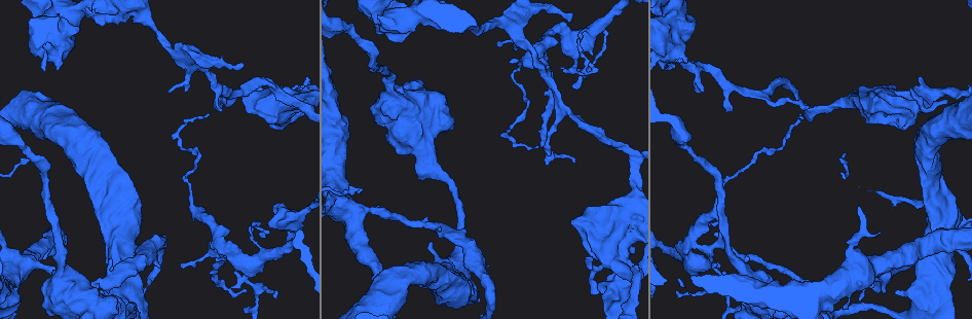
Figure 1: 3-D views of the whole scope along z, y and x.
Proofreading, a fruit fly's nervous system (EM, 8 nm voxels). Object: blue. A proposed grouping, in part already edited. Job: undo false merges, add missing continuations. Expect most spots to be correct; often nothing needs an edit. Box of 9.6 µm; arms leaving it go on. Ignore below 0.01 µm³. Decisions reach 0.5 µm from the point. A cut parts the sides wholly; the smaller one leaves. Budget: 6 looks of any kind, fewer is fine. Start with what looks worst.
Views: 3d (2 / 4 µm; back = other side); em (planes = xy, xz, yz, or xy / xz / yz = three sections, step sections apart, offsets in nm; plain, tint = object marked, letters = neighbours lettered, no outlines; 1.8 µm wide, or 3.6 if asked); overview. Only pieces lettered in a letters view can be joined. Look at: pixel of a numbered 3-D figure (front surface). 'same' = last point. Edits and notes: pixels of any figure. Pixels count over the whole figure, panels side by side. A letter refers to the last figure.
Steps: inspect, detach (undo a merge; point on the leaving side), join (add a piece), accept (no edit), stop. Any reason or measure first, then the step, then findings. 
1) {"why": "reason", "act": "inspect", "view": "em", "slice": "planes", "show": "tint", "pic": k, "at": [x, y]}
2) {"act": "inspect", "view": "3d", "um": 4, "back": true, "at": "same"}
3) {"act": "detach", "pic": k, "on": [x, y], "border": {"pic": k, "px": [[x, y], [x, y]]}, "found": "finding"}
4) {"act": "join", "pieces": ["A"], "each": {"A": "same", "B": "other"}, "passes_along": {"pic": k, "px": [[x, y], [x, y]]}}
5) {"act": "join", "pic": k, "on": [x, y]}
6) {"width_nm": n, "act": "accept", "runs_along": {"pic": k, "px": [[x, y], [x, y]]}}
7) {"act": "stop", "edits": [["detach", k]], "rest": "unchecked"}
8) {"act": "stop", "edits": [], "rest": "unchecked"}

{"why": "sudden change in width", "act": "inspect", "view": "3d", "um": 2, "pic": 1, "at": [49, 57]}

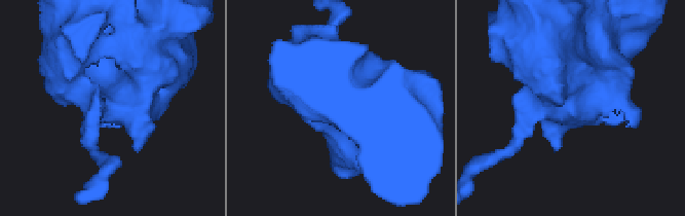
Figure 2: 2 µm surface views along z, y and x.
{"why": "need the tissue", "act": "inspect", "view": "em", "slice": "planes", "show": "letters", "pic": 2, "at": [112, 102]}

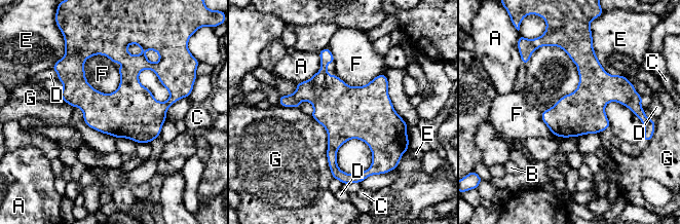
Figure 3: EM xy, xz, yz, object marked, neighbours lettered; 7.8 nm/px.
{"longest_contact_nm": ["G", 550], "act": "accept", "each": {"A": "other", "B": "other", "C": "other", "D": "other", "E": "other", "F": "other", "G": "other"}, "border": {"pic": 3, "px": [[87, 58], [86, 81], [116, 90]]}, "found": "continuous, no second neuron"}

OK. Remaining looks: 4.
{"act": "inspect", "view": "3d", "um": 4, "back": true, "pic": 1, "at": [63, 280]}

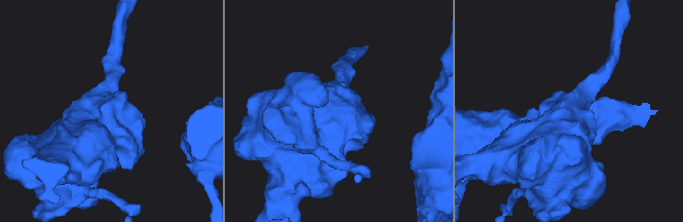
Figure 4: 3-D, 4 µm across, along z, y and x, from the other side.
{"act": "inspect", "view": "em", "um": 3.6, "slice": "yz", "step": 8, "show": "letters", "pic": 4, "at": [572, 109]}

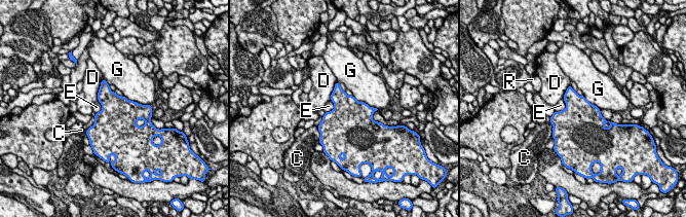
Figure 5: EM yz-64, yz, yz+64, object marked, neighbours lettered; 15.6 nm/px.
{"width_nm": 550, "act": "accept", "each": {"C": "other", "D": "other", "E": "other", "G": "other", "R": "other"}, "border": {"pic": 5, "px": [[563, 98], [565, 107], [557, 112]]}, "found": "continuous, no second neuron"}

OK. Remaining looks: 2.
{"act": "stop", "edits": [], "rest": "unchecked"}

